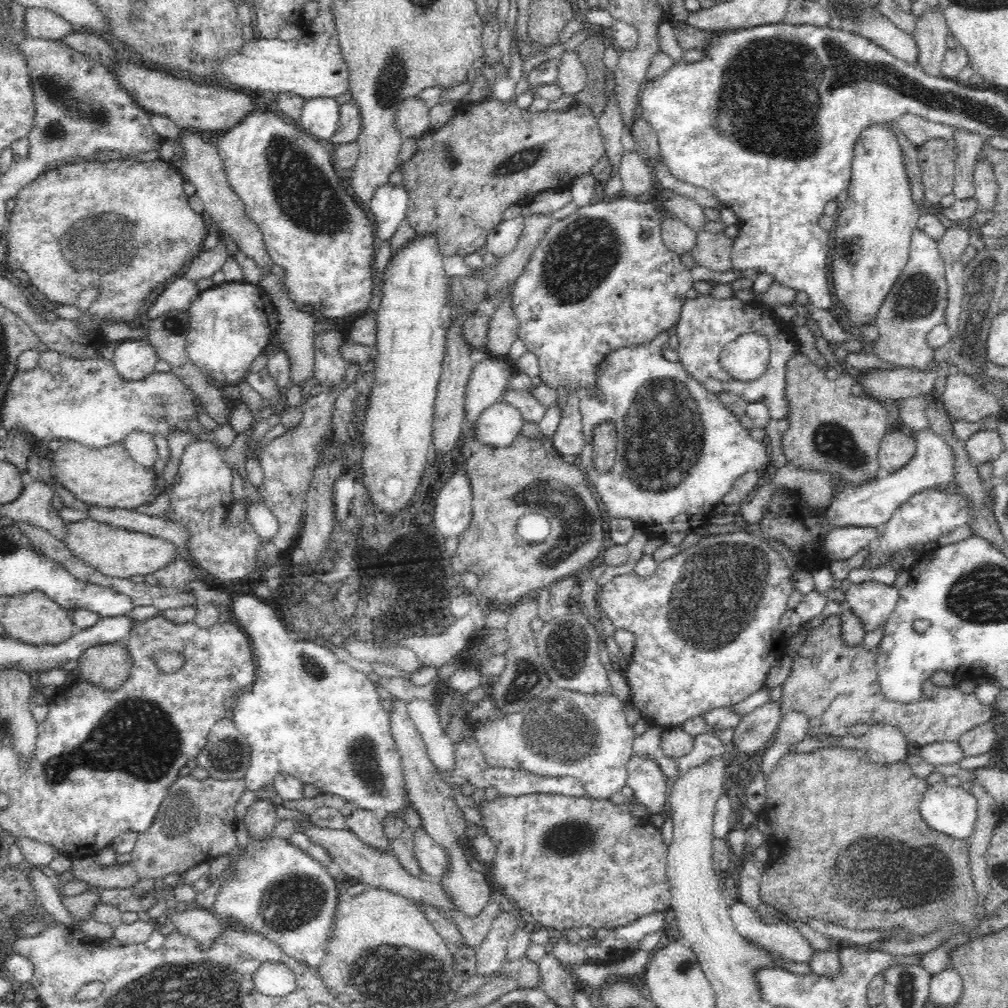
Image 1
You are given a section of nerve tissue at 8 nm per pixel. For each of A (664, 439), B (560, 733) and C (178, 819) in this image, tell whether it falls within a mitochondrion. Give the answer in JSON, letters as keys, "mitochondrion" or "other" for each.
{"A":"mitochondrion","B":"mitochondrion","C":"mitochondrion"}

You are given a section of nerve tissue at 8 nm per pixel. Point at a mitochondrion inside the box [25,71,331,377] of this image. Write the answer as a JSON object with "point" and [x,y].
{"point":[109,242]}

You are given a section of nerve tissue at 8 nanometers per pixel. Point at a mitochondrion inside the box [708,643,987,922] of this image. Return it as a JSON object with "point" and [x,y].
{"point":[927,875]}

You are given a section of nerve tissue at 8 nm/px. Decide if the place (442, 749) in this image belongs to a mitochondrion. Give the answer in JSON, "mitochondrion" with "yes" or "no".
{"mitochondrion":"no"}

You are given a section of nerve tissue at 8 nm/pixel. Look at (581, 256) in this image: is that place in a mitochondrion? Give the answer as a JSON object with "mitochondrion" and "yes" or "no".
{"mitochondrion":"yes"}

